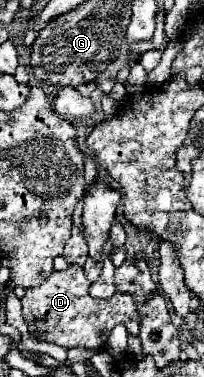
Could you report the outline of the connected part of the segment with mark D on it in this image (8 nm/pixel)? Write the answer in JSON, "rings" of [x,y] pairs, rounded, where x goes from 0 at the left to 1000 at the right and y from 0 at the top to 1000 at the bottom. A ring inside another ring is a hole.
{"rings":[[[348,703],[319,719],[260,719],[201,756],[123,767],[123,782],[103,793],[113,809],[113,846],[142,862],[142,889],[172,894],[181,873],[162,867],[162,851],[201,846],[221,851],[221,905],[299,915],[319,926],[348,920],[426,920],[426,926],[495,926],[515,920],[544,878],[583,857],[623,857],[632,846],[662,846],[681,857],[681,830],[662,820],[662,798],[632,777],[564,777],[544,793],[456,793],[436,782],[436,745],[387,703]]]}

